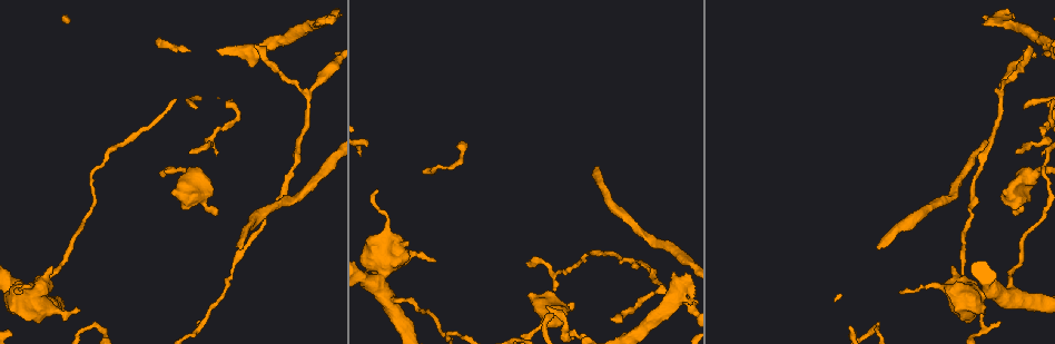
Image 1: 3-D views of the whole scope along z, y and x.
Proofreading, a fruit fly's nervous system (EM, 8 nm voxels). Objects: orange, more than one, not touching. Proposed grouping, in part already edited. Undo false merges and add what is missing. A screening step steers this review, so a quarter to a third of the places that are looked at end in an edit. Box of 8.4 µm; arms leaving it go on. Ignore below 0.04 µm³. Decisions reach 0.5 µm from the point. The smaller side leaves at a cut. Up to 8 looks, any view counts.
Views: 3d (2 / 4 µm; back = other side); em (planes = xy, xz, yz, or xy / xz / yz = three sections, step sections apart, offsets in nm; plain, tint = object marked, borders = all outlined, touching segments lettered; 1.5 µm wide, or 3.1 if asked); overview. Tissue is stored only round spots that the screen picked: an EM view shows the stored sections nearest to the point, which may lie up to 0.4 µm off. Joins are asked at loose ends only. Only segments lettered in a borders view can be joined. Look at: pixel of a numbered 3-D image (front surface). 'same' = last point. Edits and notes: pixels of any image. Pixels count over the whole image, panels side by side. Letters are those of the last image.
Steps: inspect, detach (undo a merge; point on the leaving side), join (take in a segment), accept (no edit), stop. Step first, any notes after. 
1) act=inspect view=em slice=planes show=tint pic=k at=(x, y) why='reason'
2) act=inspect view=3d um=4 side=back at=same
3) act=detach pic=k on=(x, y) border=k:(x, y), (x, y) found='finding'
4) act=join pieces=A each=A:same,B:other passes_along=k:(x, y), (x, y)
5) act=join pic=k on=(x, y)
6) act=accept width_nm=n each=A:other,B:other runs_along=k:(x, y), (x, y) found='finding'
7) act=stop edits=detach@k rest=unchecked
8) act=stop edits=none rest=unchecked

act=inspect view=em slice=yz step=4 show=tint pic=1 at=(593, 169) why='thin end'

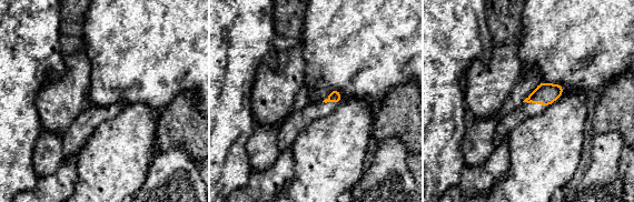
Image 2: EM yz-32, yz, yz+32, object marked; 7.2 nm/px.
act=inspect view=em slice=planes show=borders at=same why='another direction'

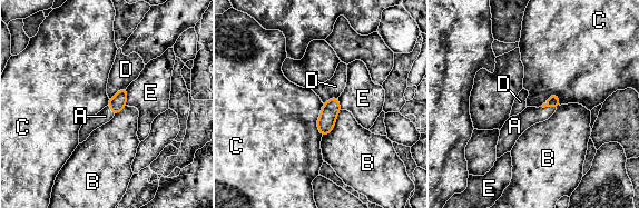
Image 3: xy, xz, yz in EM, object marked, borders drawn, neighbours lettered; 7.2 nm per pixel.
act=join pieces=A each=A:same,B:other,C:other,D:other,E:other passes_along=3:(553, 100), (549, 106), (530, 116) found='the neuron continues'

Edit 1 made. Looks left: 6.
act=inspect view=overview

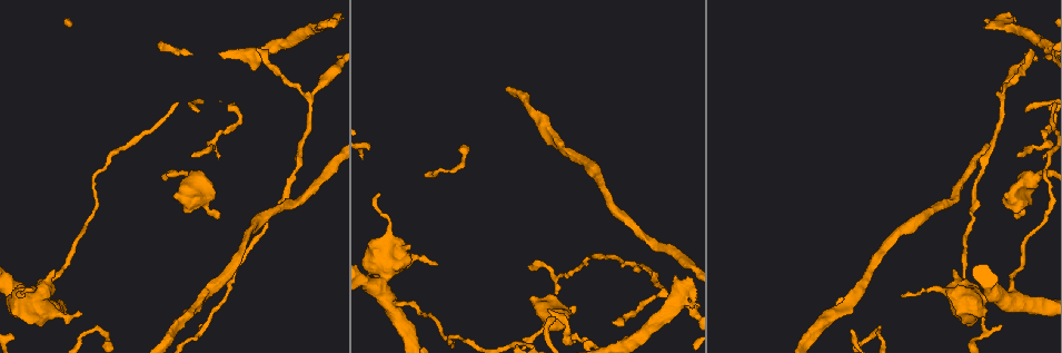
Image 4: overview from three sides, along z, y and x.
act=inspect view=3d um=4 pic=4 at=(79, 311) why='free end'

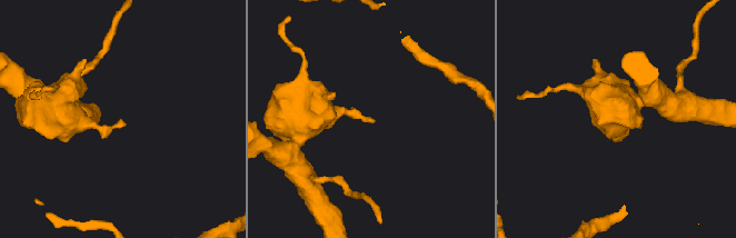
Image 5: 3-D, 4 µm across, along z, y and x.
act=inspect view=em slice=xy step=4 show=tint pic=5 at=(122, 121)

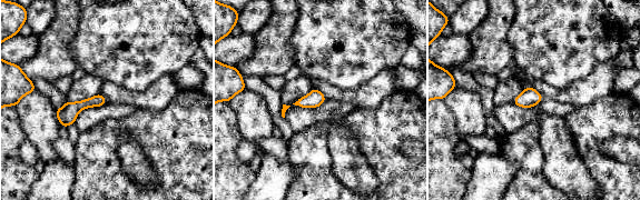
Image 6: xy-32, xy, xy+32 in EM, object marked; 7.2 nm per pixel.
act=inspect view=em slice=planes show=borders at=same why='another direction'

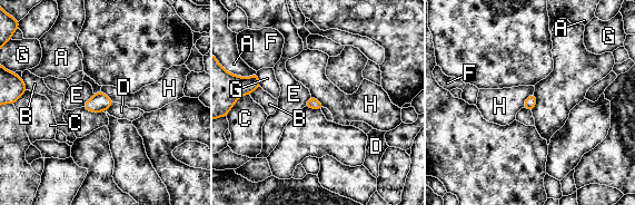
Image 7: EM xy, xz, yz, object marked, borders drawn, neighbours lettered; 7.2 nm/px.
act=accept each=A:other,B:other,C:other,D:other,E:other,F:other,G:other,H:other found='no lettered segment goes on from it'

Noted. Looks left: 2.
act=inspect view=em slice=planes show=borders pic=4 at=(574, 310) why='branch stops here'

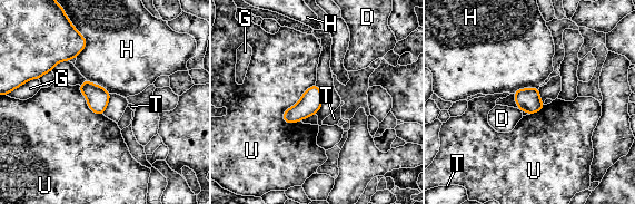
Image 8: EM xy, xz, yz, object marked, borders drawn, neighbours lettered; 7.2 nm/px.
act=accept each=D:other,G:other,H:other,T:other,U:other border=8:(315, 84), (284, 113), (285, 123) found='none of them fits'

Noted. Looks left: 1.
act=stop edits=join@3 rest=unchecked

